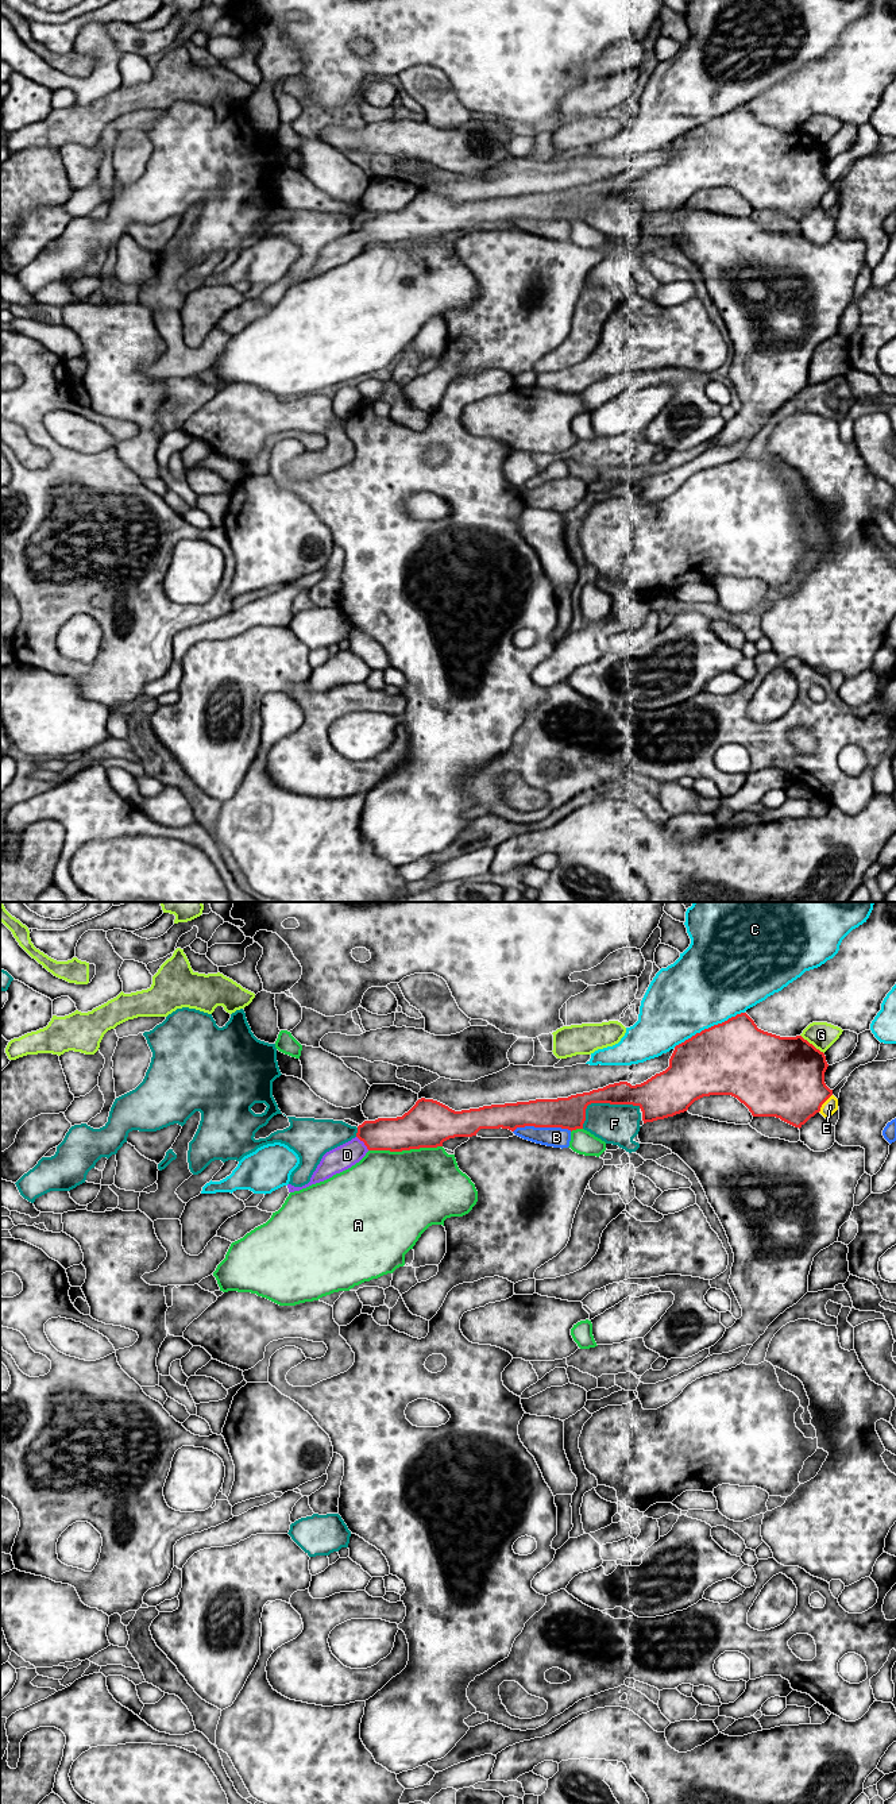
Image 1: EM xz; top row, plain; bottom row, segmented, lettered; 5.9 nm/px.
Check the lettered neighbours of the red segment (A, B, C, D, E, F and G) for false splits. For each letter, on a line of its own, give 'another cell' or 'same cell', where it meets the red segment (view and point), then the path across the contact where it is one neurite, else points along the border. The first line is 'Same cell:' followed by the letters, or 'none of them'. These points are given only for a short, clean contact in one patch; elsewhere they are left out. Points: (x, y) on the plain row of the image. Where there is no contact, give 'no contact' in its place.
Same cell: D
A: another cell | xz (405, 242)
B: another cell | xz (541, 219)
C: another cell | xz (709, 120)
D: same cell | xz (363, 234) | across xz (402, 226), (373, 227), (363, 234), (347, 247)
E: another cell | xz (823, 195)
F: another cell | xz (602, 195)
G: another cell | xz (811, 137)

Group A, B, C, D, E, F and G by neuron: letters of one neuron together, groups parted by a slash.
A / B / C / D / E / F / G

